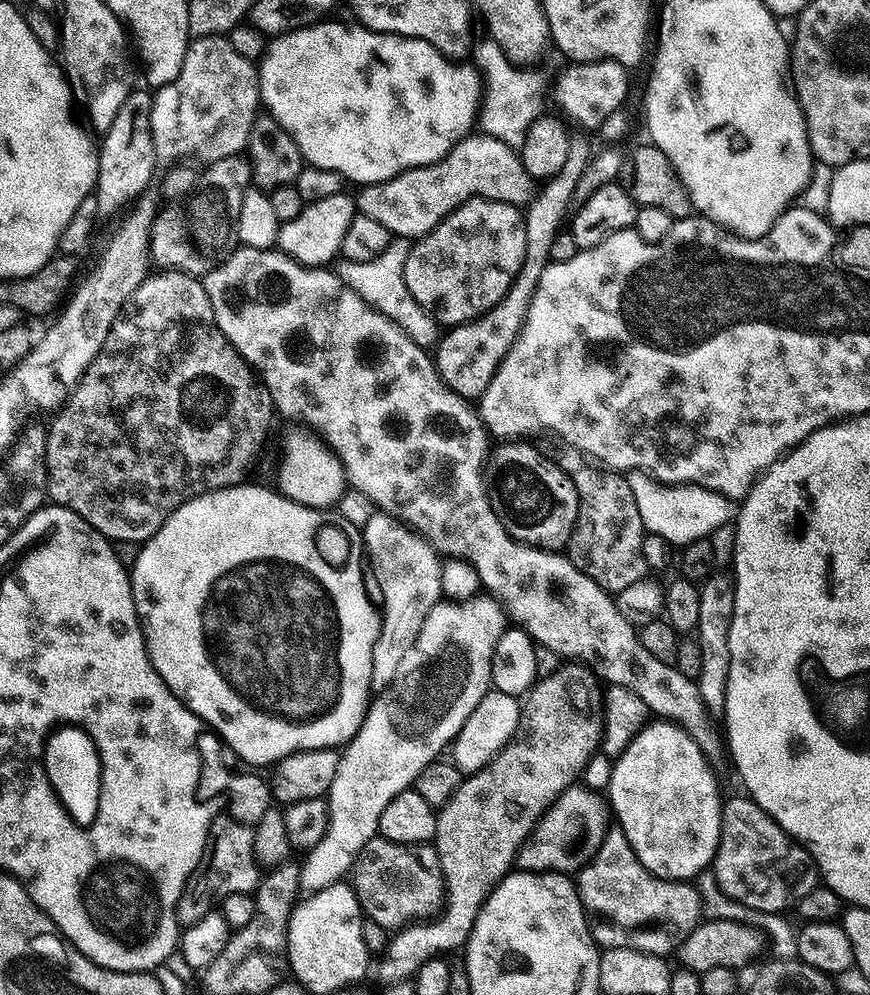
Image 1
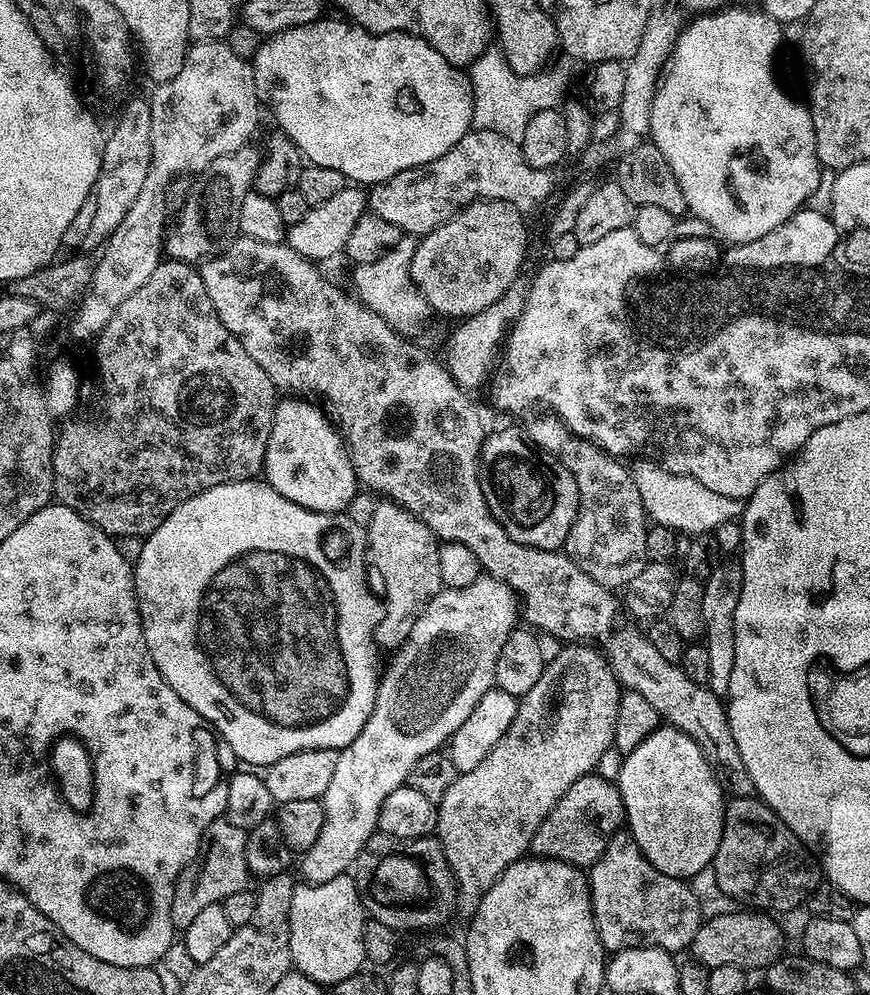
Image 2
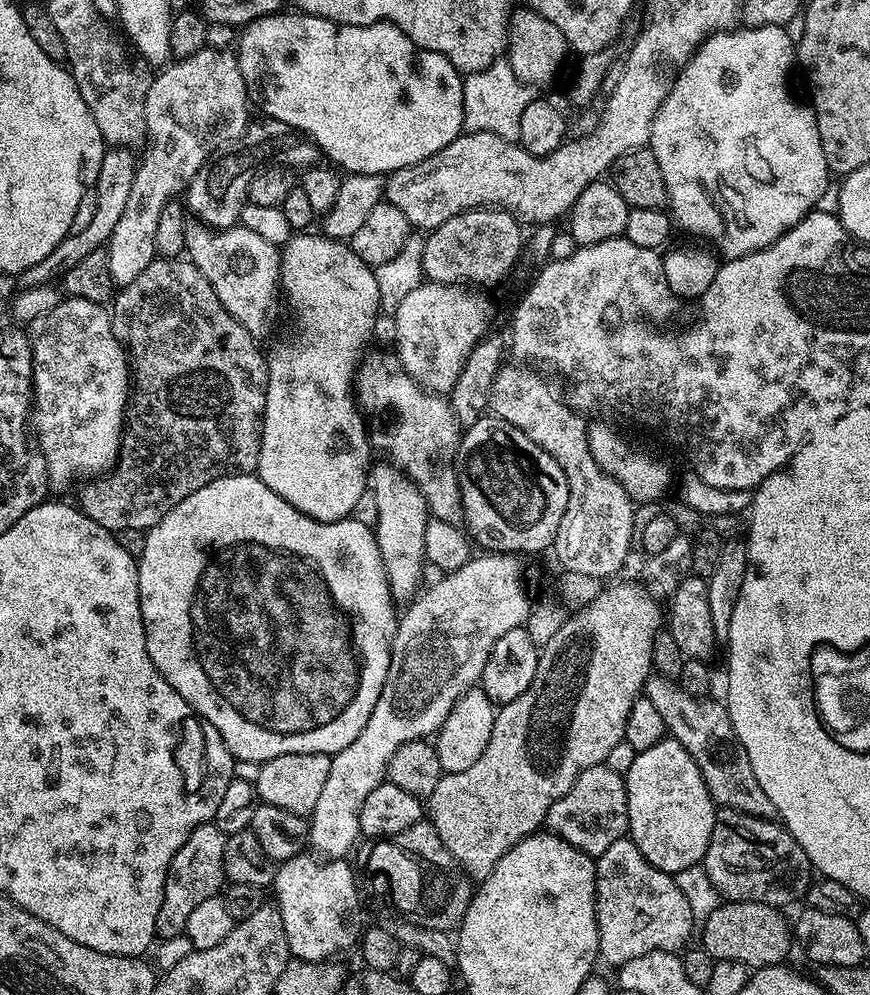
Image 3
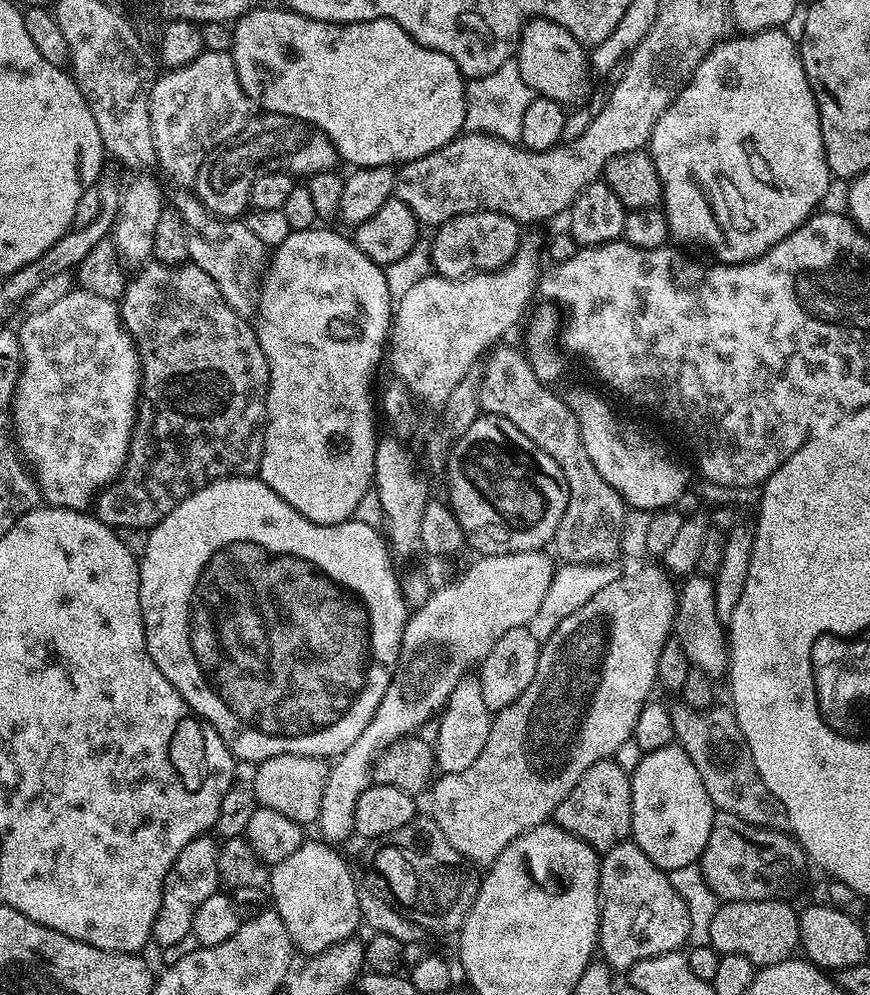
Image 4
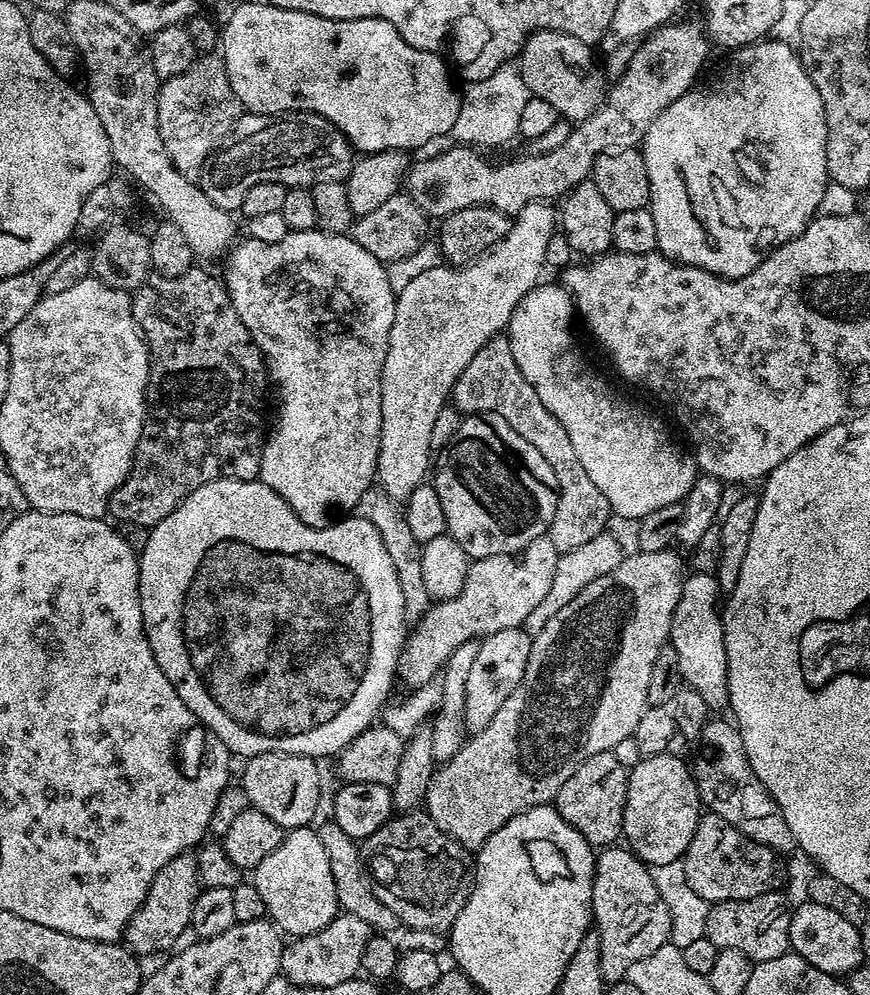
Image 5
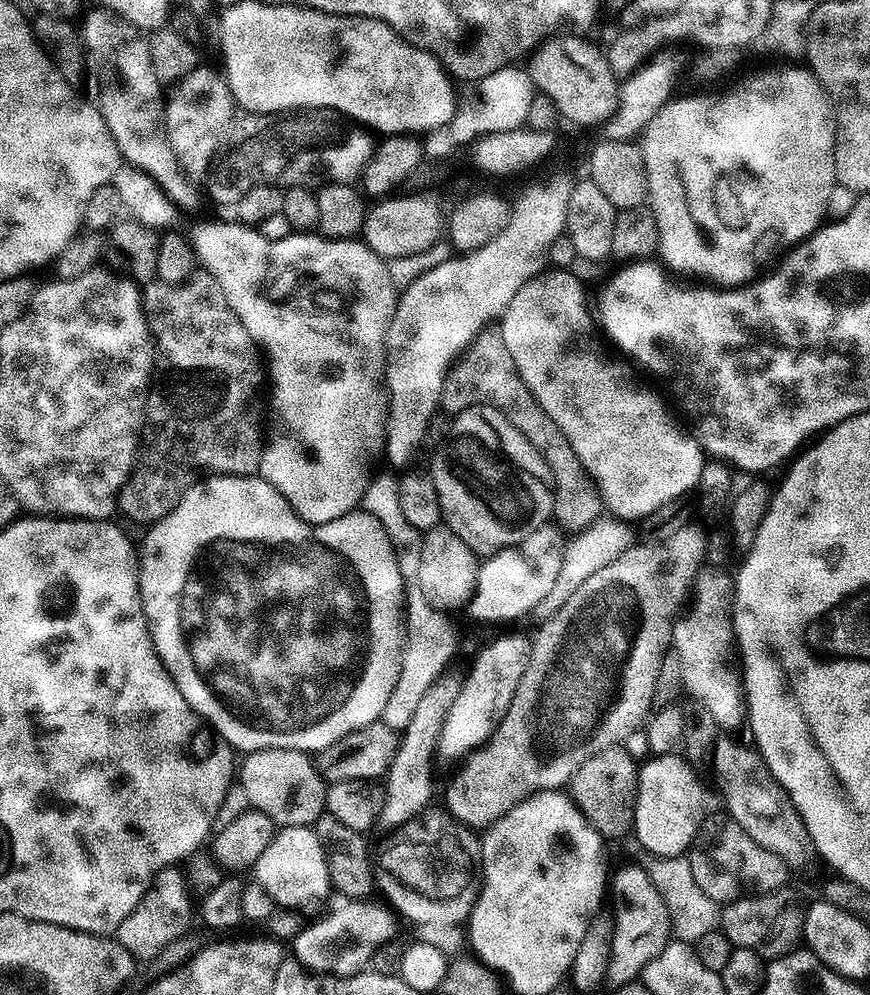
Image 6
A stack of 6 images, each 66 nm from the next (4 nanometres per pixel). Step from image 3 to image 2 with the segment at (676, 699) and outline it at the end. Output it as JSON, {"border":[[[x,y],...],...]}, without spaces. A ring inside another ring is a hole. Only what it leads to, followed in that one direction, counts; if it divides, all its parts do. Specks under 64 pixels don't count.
{"border":[[[632,630],[616,632],[609,638],[606,658],[625,689],[642,694],[642,698],[646,698],[646,702],[658,710],[661,721],[684,732],[699,746],[712,771],[723,781],[729,793],[732,791],[736,796],[753,795],[752,779],[744,769],[742,756],[738,754],[738,744],[734,742],[734,734],[728,725],[725,705],[710,688],[691,681],[679,664],[666,662],[662,654],[650,646],[647,635],[640,633],[639,636]]]}

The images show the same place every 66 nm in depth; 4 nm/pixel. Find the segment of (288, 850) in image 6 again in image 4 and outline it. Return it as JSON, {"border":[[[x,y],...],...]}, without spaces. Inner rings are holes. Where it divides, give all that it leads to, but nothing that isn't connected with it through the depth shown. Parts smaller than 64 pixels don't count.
{"border":[[[305,839],[290,858],[278,862],[270,872],[271,903],[276,903],[274,910],[282,918],[293,945],[304,954],[321,952],[331,944],[349,939],[362,924],[356,897],[358,881],[331,843],[316,840]]]}

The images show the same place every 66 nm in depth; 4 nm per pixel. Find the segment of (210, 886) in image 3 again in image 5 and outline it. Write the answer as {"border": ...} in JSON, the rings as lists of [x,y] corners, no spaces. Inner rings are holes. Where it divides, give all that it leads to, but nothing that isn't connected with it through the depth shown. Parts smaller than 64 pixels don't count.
{"border":[[[191,851],[181,852],[173,860],[166,862],[166,866],[162,866],[162,870],[154,874],[154,882],[150,882],[150,890],[146,898],[140,903],[140,908],[130,918],[128,927],[124,930],[123,939],[127,947],[141,957],[152,956],[155,952],[167,953],[175,949],[181,943],[180,935],[184,931],[186,933],[189,931],[194,902],[201,891],[198,866],[195,855]]]}

